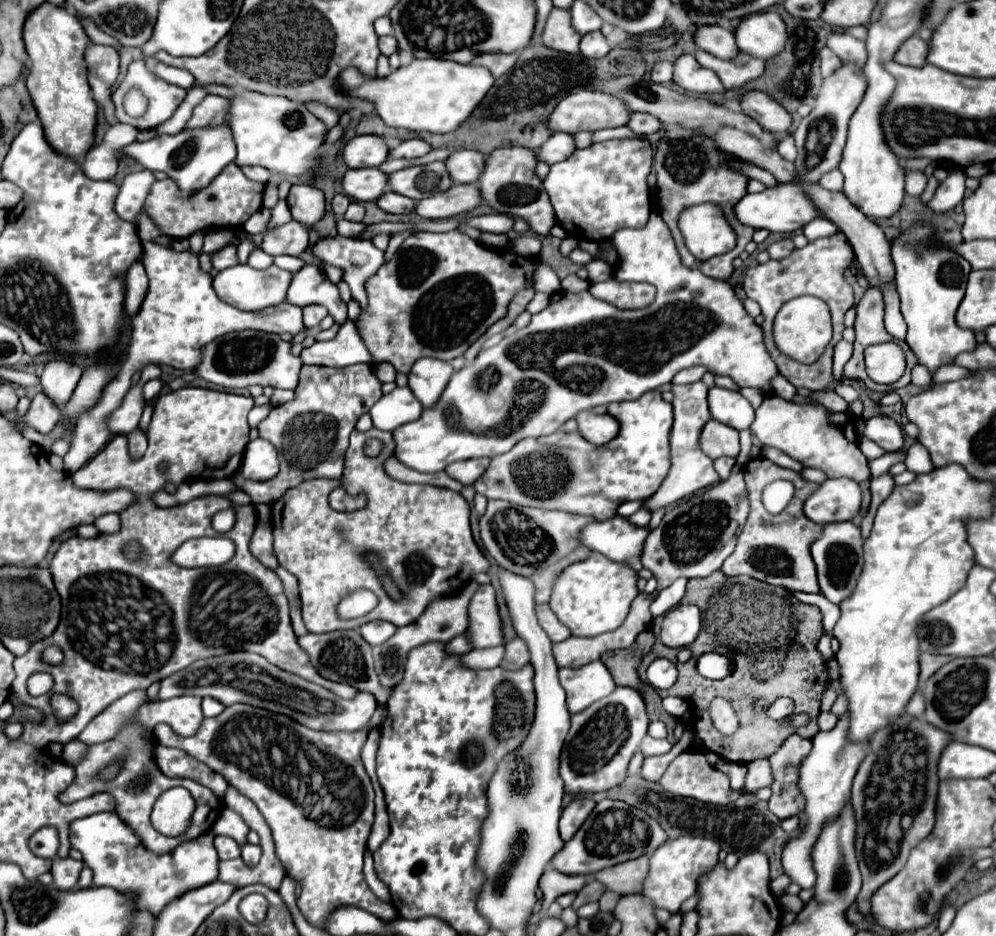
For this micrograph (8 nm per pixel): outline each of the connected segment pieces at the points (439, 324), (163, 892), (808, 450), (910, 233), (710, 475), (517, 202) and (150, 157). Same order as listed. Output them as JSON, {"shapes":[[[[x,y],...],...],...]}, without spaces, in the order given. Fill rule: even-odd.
{"shapes":[[[[459,229],[445,233],[431,231],[401,231],[393,233],[385,251],[385,263],[367,279],[365,291],[369,299],[367,311],[359,317],[359,335],[373,355],[373,363],[391,363],[397,371],[409,373],[411,365],[421,357],[435,357],[451,361],[467,351],[497,319],[507,313],[513,295],[531,287],[535,261],[515,257],[509,251],[483,247],[479,241],[461,233]]],[[[95,813],[77,819],[71,825],[71,847],[83,853],[83,863],[93,869],[95,887],[113,887],[117,891],[135,891],[139,901],[149,913],[159,913],[165,903],[171,903],[181,893],[207,885],[217,879],[217,851],[214,847],[215,835],[208,831],[199,839],[185,841],[175,851],[155,855],[145,849],[139,835],[119,819],[117,813]]],[[[765,397],[755,411],[751,433],[755,433],[761,445],[777,447],[805,467],[837,471],[837,477],[849,477],[859,483],[859,465],[865,461],[865,455],[857,447],[857,433],[847,413],[831,413],[823,405],[799,405],[781,397]]],[[[913,223],[891,241],[891,261],[895,267],[897,291],[901,295],[901,313],[907,323],[905,341],[917,355],[919,363],[931,373],[941,365],[953,363],[961,351],[973,351],[977,345],[975,335],[955,323],[955,311],[965,295],[971,267],[961,255],[949,251],[945,243],[941,243],[941,247],[929,247],[929,243],[937,241],[935,227],[929,223]],[[909,243],[913,243],[913,247],[909,247]]],[[[697,381],[693,385],[671,383],[671,391],[673,391],[673,401],[671,401],[671,405],[673,405],[673,427],[671,427],[671,435],[669,435],[671,469],[669,469],[665,481],[661,483],[661,487],[657,489],[657,493],[643,501],[643,507],[649,509],[651,513],[683,499],[685,495],[693,495],[695,491],[707,489],[709,485],[715,485],[719,481],[719,475],[713,469],[713,459],[707,457],[705,453],[701,453],[701,447],[699,447],[701,427],[711,419],[709,407],[707,407],[705,383],[703,381]]],[[[527,147],[495,149],[491,155],[487,155],[487,163],[477,185],[481,189],[481,197],[495,211],[511,217],[521,217],[529,223],[531,231],[539,235],[549,235],[549,229],[555,225],[555,215],[549,203],[549,195],[543,187],[543,181],[535,175],[535,167],[537,167],[537,153],[529,151]]],[[[227,123],[217,125],[217,127],[207,127],[207,129],[183,129],[177,135],[161,135],[161,137],[153,137],[149,141],[145,141],[145,143],[135,141],[121,151],[129,153],[133,159],[137,159],[145,169],[165,171],[173,181],[177,181],[177,185],[181,187],[183,193],[193,193],[193,191],[199,191],[205,185],[209,185],[213,181],[213,177],[219,175],[223,171],[223,167],[227,167],[237,155],[233,135],[231,135]]]]}

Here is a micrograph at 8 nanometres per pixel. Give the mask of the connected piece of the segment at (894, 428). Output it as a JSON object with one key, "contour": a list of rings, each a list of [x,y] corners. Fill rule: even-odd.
{"contour":[[[877,415],[877,417],[865,419],[865,429],[861,435],[875,441],[879,447],[883,447],[887,451],[899,451],[903,447],[903,439],[905,439],[901,427],[887,415]]]}

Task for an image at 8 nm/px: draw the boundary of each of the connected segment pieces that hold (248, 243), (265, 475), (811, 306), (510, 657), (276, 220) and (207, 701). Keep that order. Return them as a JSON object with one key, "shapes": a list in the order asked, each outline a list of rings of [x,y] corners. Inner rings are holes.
{"shapes":[[[[241,237],[239,245],[237,245],[237,255],[239,255],[239,261],[241,263],[247,263],[247,257],[251,255],[251,251],[257,249],[257,245],[249,239],[249,237]]],[[[265,439],[249,441],[239,471],[245,479],[255,479],[255,481],[273,479],[279,471],[279,459],[275,447]]],[[[797,297],[797,299],[785,303],[781,307],[781,311],[777,313],[773,335],[775,335],[777,347],[785,355],[789,355],[791,359],[797,359],[801,363],[812,364],[822,355],[831,341],[833,335],[831,326],[831,315],[829,315],[829,307],[825,301],[821,301],[817,297]],[[813,343],[817,343],[817,347],[811,347]]],[[[515,637],[513,641],[505,643],[505,657],[501,661],[503,669],[521,669],[529,663],[529,649],[525,647],[525,641],[521,637]]],[[[281,199],[275,207],[273,207],[273,227],[275,225],[281,225],[281,223],[287,223],[291,221],[291,213],[289,213],[289,207],[287,207],[287,201]]],[[[211,697],[203,699],[203,715],[205,717],[217,717],[223,709],[225,709],[225,705],[219,703],[217,699],[211,699]]]]}

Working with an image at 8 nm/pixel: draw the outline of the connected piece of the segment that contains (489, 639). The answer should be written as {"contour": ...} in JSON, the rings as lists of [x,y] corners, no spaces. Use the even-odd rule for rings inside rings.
{"contour":[[[481,587],[469,605],[469,635],[475,647],[503,645],[503,623],[499,617],[499,607],[495,599],[495,589]]]}

